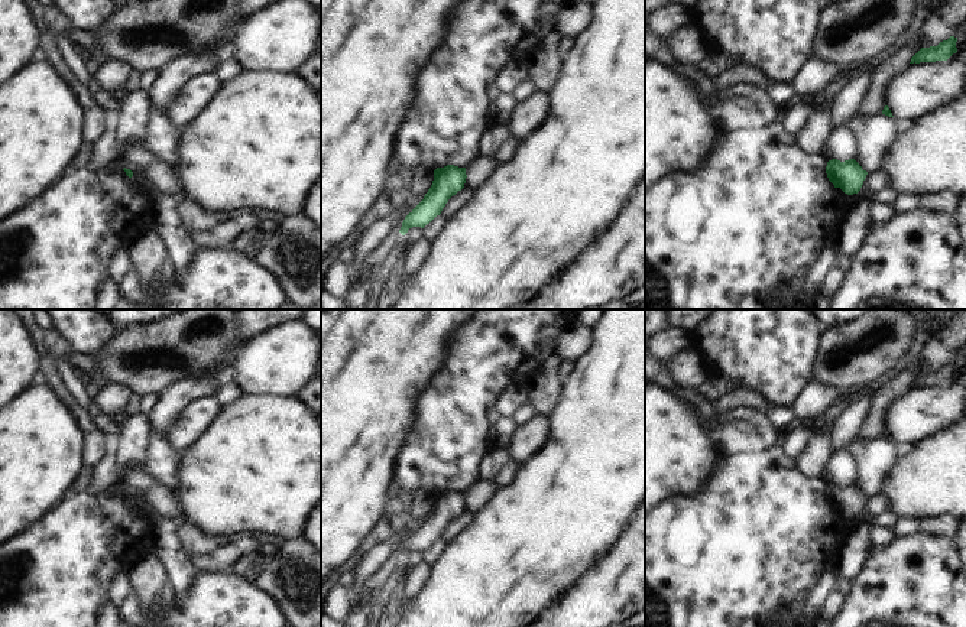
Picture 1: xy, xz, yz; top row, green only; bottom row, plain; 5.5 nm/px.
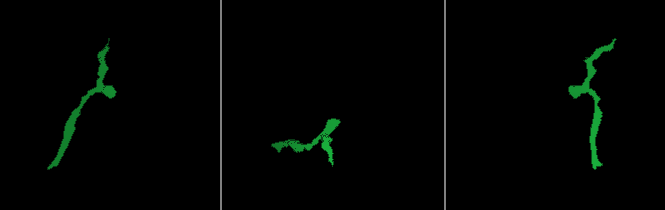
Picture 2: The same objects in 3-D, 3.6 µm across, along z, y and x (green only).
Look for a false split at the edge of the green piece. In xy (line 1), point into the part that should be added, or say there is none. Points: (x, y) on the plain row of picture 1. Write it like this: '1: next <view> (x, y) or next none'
1: next none

